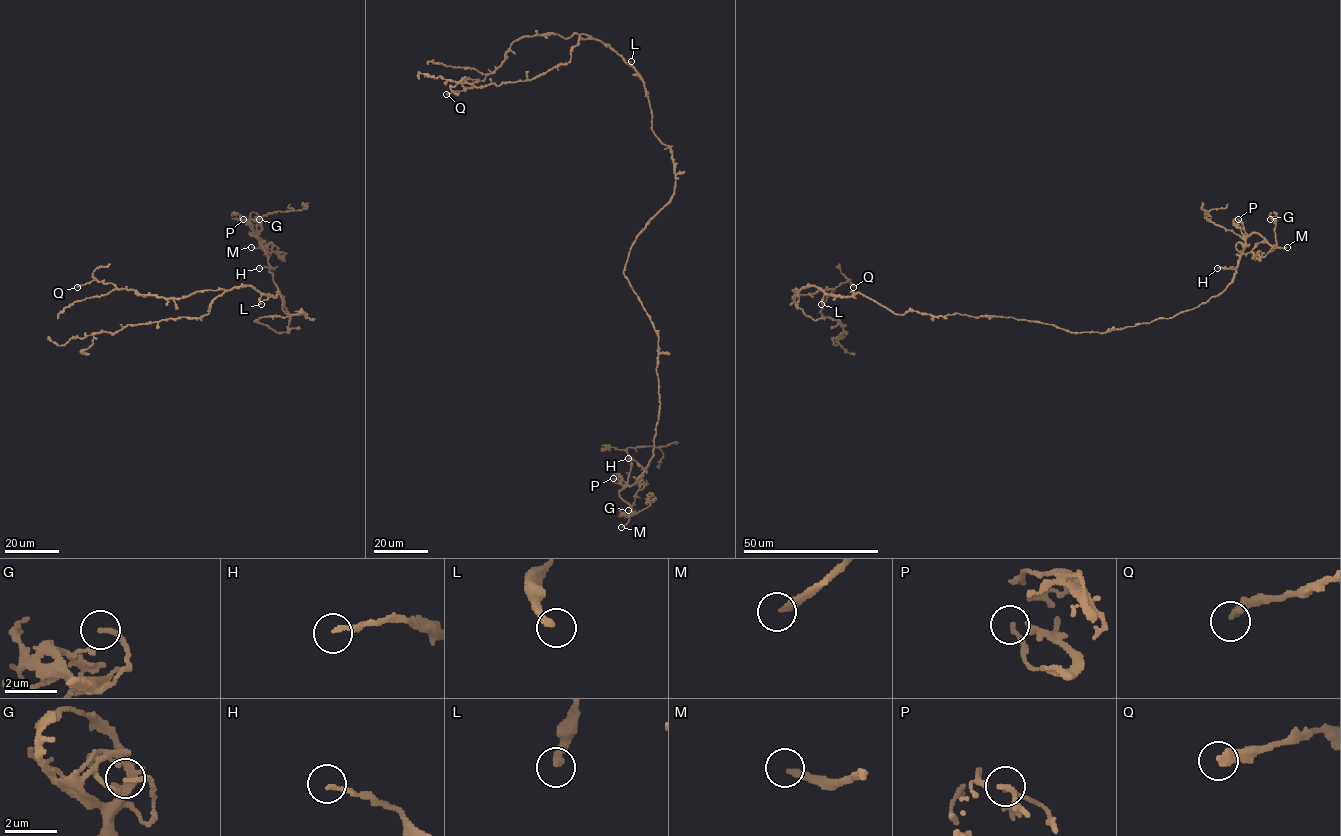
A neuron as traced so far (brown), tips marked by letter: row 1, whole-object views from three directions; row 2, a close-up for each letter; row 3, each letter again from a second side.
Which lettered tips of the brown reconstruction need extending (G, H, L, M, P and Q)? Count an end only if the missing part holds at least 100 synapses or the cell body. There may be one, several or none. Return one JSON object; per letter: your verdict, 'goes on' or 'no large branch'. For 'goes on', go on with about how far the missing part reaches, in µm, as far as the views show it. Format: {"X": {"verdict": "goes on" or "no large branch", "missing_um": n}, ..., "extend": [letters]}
{"G": {"verdict": "no large branch"}, "H": {"verdict": "no large branch"}, "L": {"verdict": "no large branch"}, "M": {"verdict": "goes on", "missing_um": 40}, "P": {"verdict": "no large branch"}, "Q": {"verdict": "no large branch"}, "extend": ["M"]}

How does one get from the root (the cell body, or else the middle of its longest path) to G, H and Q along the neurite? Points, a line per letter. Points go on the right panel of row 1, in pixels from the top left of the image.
G: (972, 317), (1037, 321), (1078, 333), (1173, 317), (1226, 288), (1251, 234), (1276, 245), (1270, 219)
H: (972, 317), (1106, 333), (1173, 317), (1205, 303), (1235, 272), (1217, 268)
Q: (972, 317), (896, 314), (858, 293), (832, 296), (815, 286), (793, 290), (792, 298), (849, 280), (853, 287)

